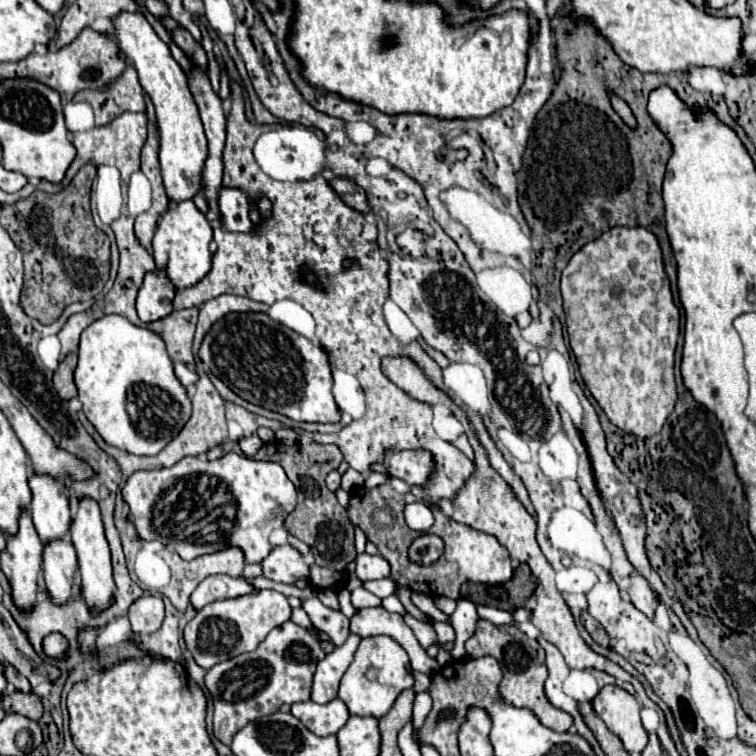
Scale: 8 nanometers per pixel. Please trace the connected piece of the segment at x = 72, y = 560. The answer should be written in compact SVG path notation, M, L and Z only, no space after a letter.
M67 537L47 541L43 547L43 579L55 603L65 603L73 589L77 555Z

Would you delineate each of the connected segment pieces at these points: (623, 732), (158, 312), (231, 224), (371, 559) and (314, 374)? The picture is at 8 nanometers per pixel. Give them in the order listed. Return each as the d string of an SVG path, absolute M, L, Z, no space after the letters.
M605 685L593 699L593 709L623 741L629 753L641 753L645 749L649 735L641 725L641 705L635 695L617 685Z
M165 269L149 271L143 279L143 285L137 295L137 313L139 313L141 321L155 321L155 319L169 315L173 311L173 305L171 305L173 297L175 297L175 289L173 289L173 285L169 285L169 277L165 277Z
M221 187L219 211L221 211L221 227L225 231L253 233L255 223L249 219L249 199L245 193L241 193L241 189Z
M369 553L357 555L357 569L355 569L355 573L357 573L357 577L361 581L393 579L389 561L385 561L385 557L381 557L379 553L377 555L369 555Z
M229 313L205 335L199 357L231 391L249 403L279 411L295 421L337 423L341 409L333 399L333 367L321 345L273 321L267 313Z

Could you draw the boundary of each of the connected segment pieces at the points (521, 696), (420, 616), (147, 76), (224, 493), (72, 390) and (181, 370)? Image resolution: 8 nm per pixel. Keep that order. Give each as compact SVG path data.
M481 619L477 625L475 635L465 643L465 651L471 657L485 657L491 655L499 661L501 669L503 669L503 681L501 681L501 697L515 705L515 707L527 707L531 709L539 721L553 729L553 731L567 731L573 725L573 717L569 717L569 713L565 713L563 709L553 709L553 705L549 705L549 699L545 697L545 677L549 677L547 669L545 669L545 651L541 649L541 645L535 639L529 639L519 627L515 625L493 625L491 621Z
M397 585L397 589L395 589L395 595L399 597L399 601L403 603L403 607L413 615L413 617L417 618L420 621L425 620L425 613L421 612L415 605L413 605L413 601L411 601L411 591L409 589L405 589L405 585Z
M119 13L113 19L115 41L127 59L139 69L139 81L145 93L151 97L157 111L157 127L161 139L159 163L161 175L169 199L185 201L201 191L201 169L207 157L207 139L197 113L197 103L189 97L189 85L185 85L187 75L173 59L167 43L159 39L151 23L143 13Z
M233 451L215 461L205 457L183 457L167 469L135 471L121 489L121 495L129 507L137 535L143 541L161 541L163 545L173 547L185 561L227 547L239 547L245 555L245 563L261 563L273 551L273 545L269 543L271 531L283 527L283 519L297 505L297 489L281 465L249 459Z
M69 353L61 365L57 367L55 371L55 377L53 377L53 383L55 383L55 389L59 393L61 399L73 399L77 397L77 387L75 387L75 381L73 381L73 371L77 367L77 353Z
M175 361L175 375L177 375L177 379L185 385L185 387L189 387L189 385L195 385L197 383L197 373L195 371L191 371L191 369L187 369L187 365L183 363L183 361Z

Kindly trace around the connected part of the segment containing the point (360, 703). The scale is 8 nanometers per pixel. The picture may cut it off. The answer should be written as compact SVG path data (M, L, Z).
M385 635L365 637L359 643L353 663L345 671L339 687L339 699L345 701L351 715L383 717L395 703L397 695L413 687L413 673L409 667L409 655L397 641Z

